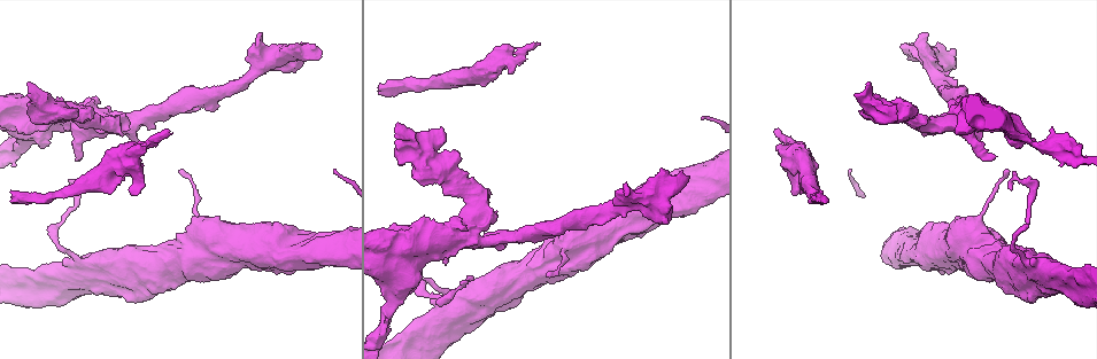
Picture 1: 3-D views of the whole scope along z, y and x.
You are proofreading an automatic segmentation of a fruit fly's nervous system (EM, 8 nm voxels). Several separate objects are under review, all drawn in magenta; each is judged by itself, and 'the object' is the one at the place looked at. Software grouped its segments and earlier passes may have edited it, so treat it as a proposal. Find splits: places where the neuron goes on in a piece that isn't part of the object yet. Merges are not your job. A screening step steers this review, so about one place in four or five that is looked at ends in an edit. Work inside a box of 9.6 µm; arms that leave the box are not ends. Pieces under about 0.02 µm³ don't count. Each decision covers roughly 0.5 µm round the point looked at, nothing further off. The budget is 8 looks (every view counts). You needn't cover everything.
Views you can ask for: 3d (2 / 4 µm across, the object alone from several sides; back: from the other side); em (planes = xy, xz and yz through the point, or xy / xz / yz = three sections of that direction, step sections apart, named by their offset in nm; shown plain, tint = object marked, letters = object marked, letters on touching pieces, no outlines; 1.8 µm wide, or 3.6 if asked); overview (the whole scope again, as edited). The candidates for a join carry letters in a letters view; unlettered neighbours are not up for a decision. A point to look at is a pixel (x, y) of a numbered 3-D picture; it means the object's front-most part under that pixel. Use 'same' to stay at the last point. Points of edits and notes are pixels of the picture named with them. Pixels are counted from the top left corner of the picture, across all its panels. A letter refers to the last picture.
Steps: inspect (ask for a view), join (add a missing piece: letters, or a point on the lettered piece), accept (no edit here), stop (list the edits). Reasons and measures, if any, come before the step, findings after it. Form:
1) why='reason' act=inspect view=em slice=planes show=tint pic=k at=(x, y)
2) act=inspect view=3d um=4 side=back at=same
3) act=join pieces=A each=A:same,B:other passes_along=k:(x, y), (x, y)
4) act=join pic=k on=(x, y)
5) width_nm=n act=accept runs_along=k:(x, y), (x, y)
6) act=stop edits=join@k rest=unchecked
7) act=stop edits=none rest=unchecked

why='stops while still wide' act=inspect view=3d um=2 pic=1 at=(313, 45)

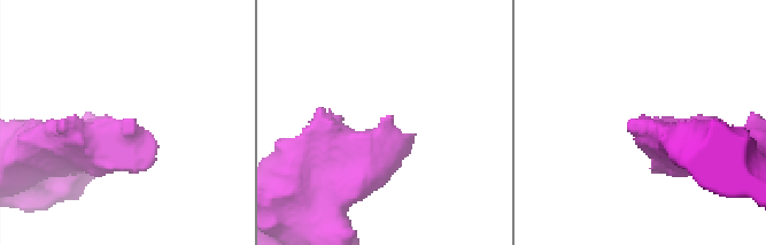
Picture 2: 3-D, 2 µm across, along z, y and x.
why='now the EM' act=inspect view=em slice=xy step=16 show=tint pic=2 at=(390, 119)

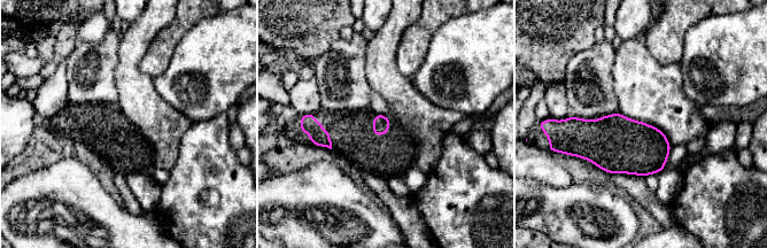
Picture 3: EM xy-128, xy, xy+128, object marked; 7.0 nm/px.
why='another direction' act=inspect view=em slice=planes show=letters at=same

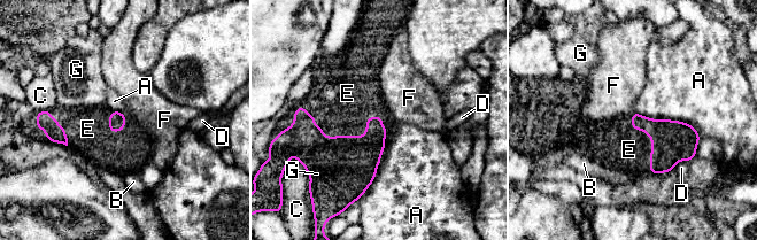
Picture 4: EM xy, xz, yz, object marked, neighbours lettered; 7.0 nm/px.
act=join pieces=E each=A:other,B:other,C:other,D:other,E:same,F:other,G:other passes_along=4:(347, 164), (350, 136), (342, 101) found='it goes on there'

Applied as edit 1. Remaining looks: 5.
why='redraw' act=inspect view=overview

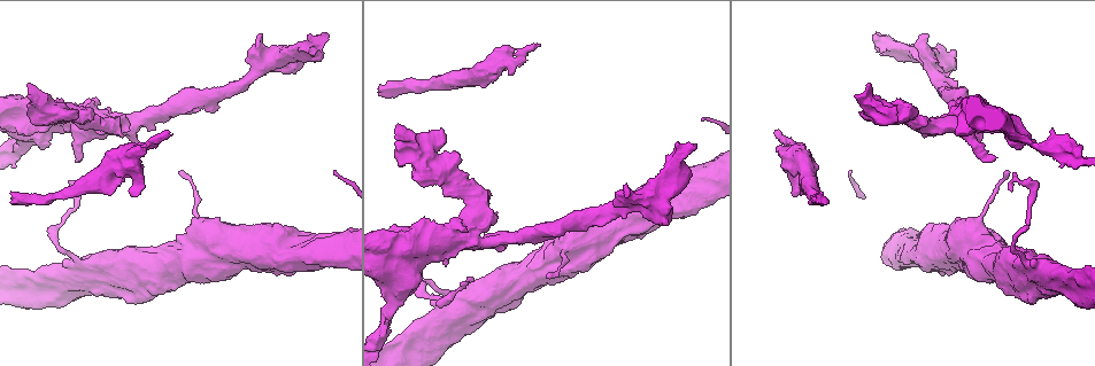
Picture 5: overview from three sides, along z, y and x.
why='an open end' act=inspect view=em slice=planes show=letters pic=5 at=(79, 158)

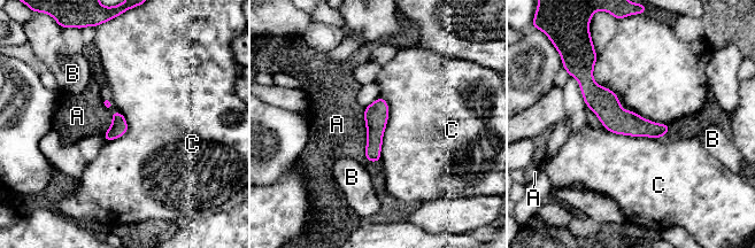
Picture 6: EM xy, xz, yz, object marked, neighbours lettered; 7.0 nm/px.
width_nm=120 act=accept each=A:other,B:other,C:other border=6:(380, 95), (388, 117), (378, 161) found='none of them fits'

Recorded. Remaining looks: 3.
why='thick end' act=inspect view=em slice=planes show=letters pic=5 at=(69, 113)

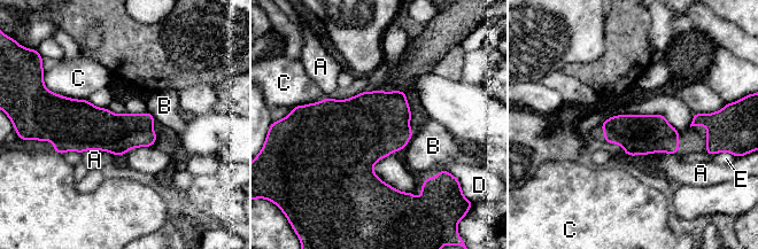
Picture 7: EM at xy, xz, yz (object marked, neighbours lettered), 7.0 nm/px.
act=accept each=A:other,B:other,C:other,D:other,E:other found='none of them fits'

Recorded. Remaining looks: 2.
act=stop edits=join@4 rest=unchecked

